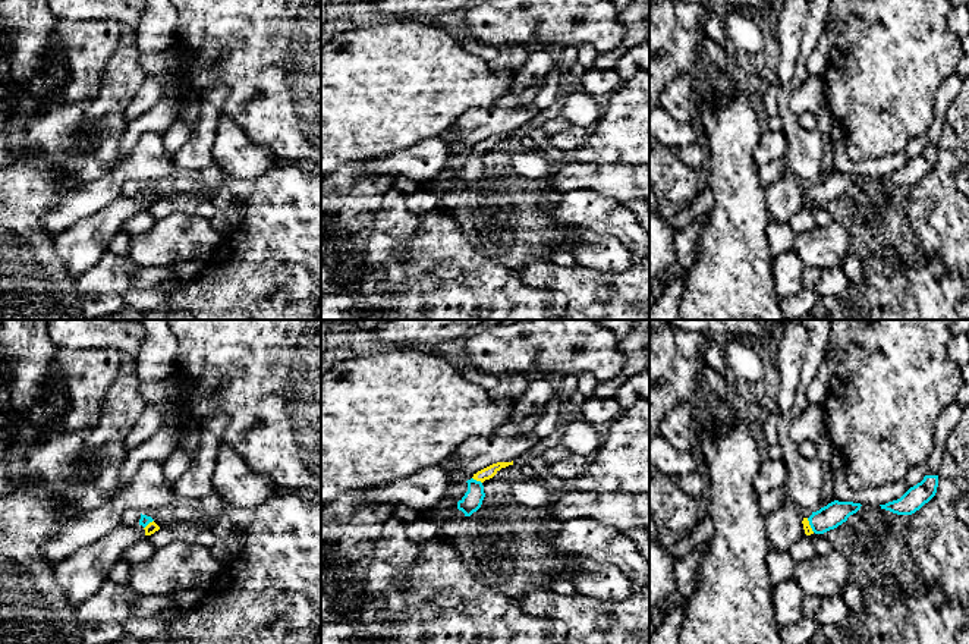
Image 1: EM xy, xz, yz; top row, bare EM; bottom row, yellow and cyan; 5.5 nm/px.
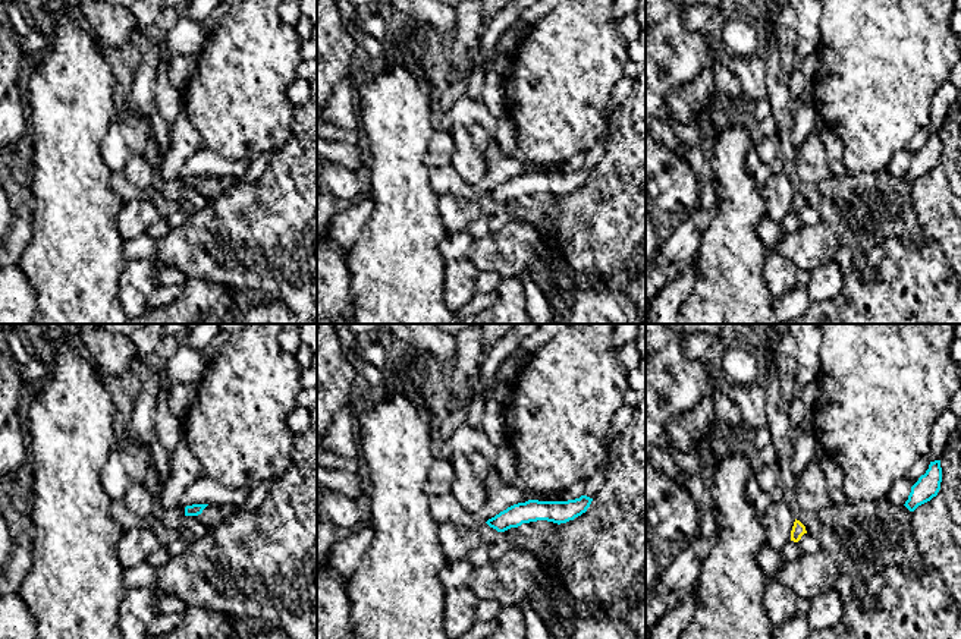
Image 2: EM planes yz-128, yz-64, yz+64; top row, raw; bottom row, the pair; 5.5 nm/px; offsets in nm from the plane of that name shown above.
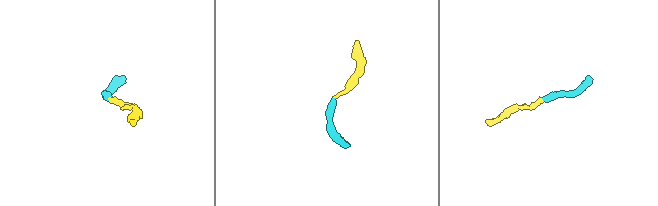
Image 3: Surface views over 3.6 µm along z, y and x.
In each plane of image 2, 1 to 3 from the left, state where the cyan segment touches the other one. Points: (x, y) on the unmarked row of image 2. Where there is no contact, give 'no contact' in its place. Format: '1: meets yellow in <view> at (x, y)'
1: no contact
2: no contact
3: no contact

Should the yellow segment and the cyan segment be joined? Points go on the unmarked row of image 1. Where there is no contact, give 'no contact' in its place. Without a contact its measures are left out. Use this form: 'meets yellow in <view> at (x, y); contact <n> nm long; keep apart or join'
meets yellow in xz at (477, 151); contact 70 nm long; join

